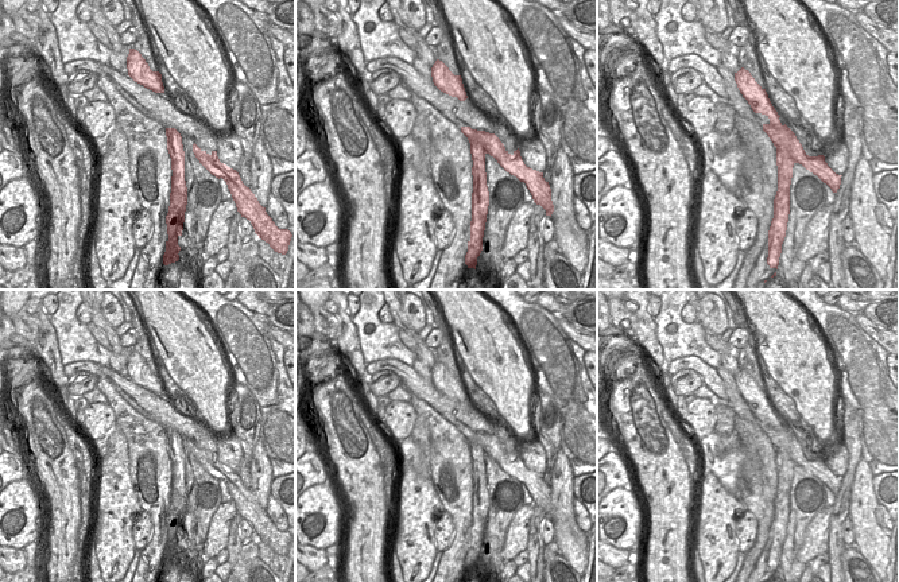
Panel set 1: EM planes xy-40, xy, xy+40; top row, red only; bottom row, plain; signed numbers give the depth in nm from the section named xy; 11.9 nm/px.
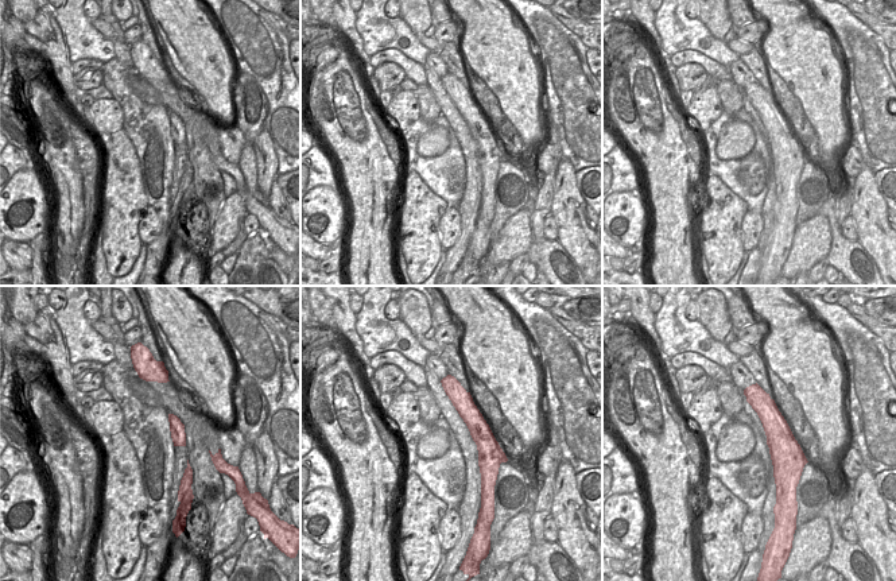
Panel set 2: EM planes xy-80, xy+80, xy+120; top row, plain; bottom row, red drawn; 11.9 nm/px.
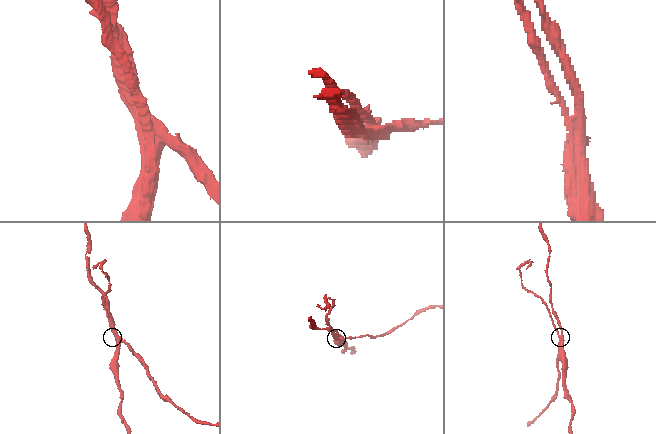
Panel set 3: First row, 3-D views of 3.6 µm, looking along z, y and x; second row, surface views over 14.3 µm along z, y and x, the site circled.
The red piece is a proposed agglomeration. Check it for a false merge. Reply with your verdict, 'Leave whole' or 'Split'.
Split

